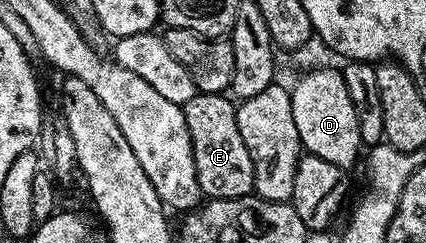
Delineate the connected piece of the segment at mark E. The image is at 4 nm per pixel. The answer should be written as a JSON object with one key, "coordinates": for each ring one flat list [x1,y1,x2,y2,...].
{"coordinates":[[198,92,183,107,195,154,195,174,202,193,210,200,250,195,255,182,255,168,251,154,247,154,247,142,243,142,243,134,239,134,237,104,219,92]]}

